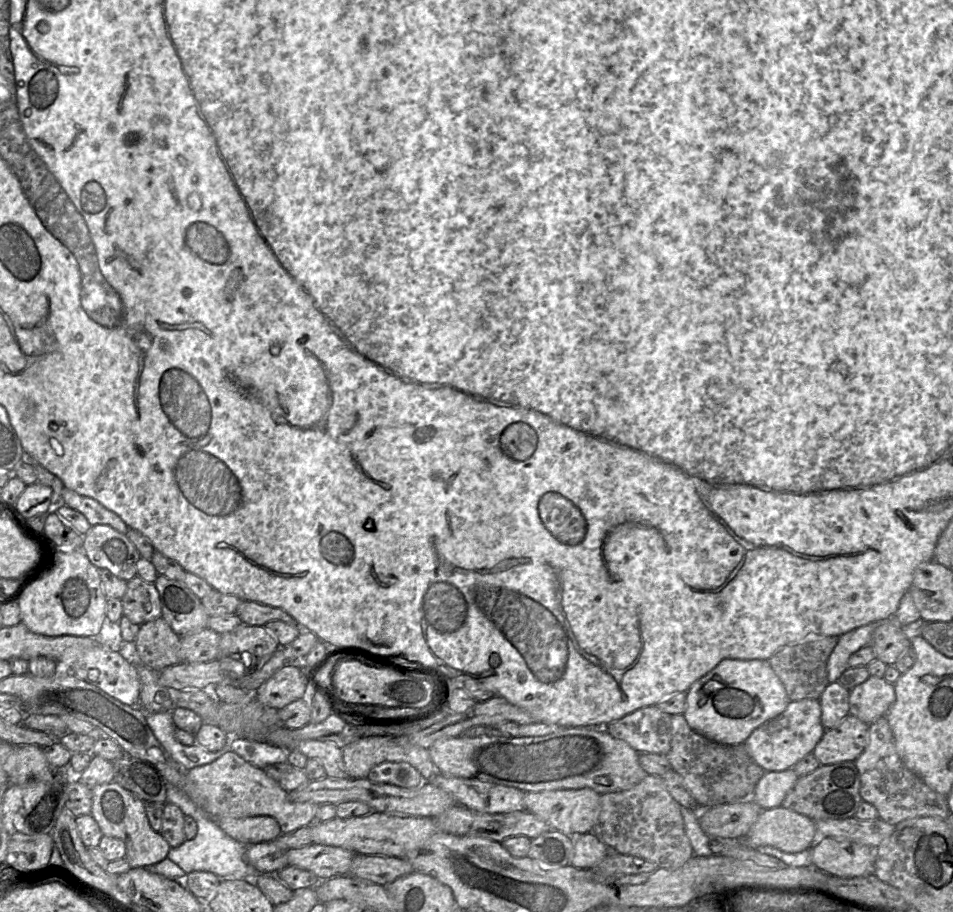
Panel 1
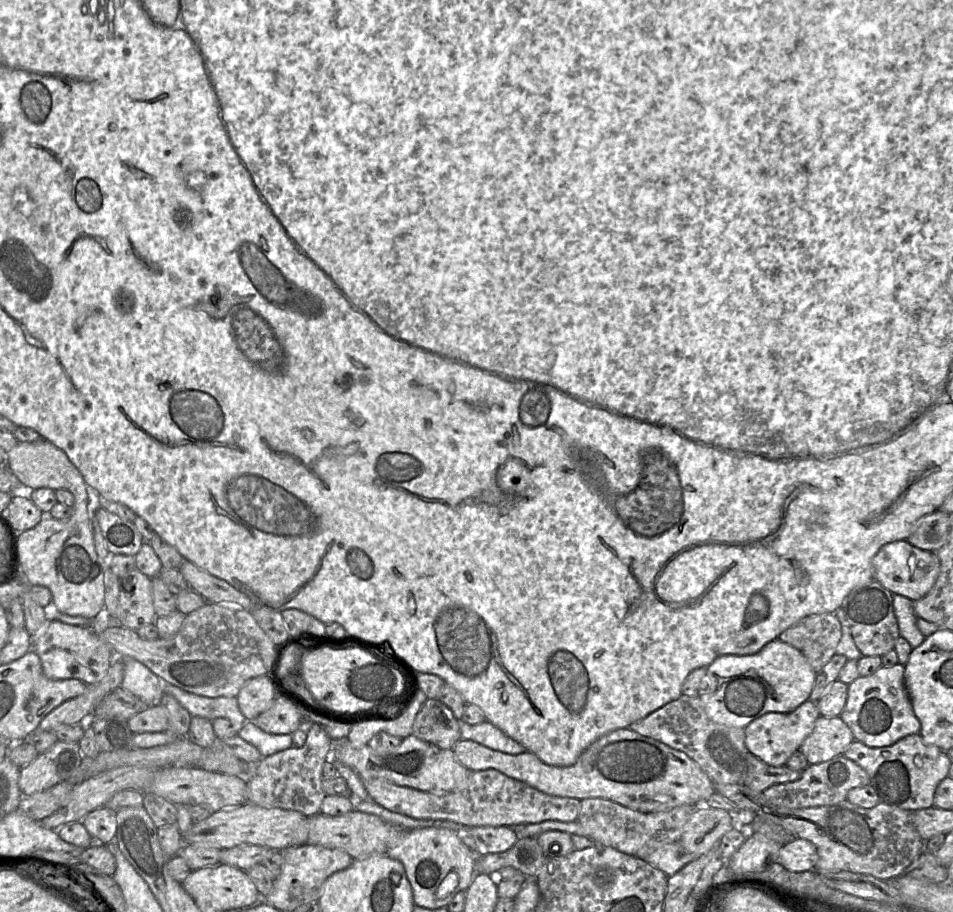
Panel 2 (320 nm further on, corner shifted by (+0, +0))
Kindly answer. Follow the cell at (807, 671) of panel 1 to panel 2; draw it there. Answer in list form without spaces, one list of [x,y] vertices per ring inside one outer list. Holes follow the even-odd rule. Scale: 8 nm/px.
[[[832,613],[810,615],[783,631],[778,639],[798,649],[818,673],[836,654],[841,625]]]

